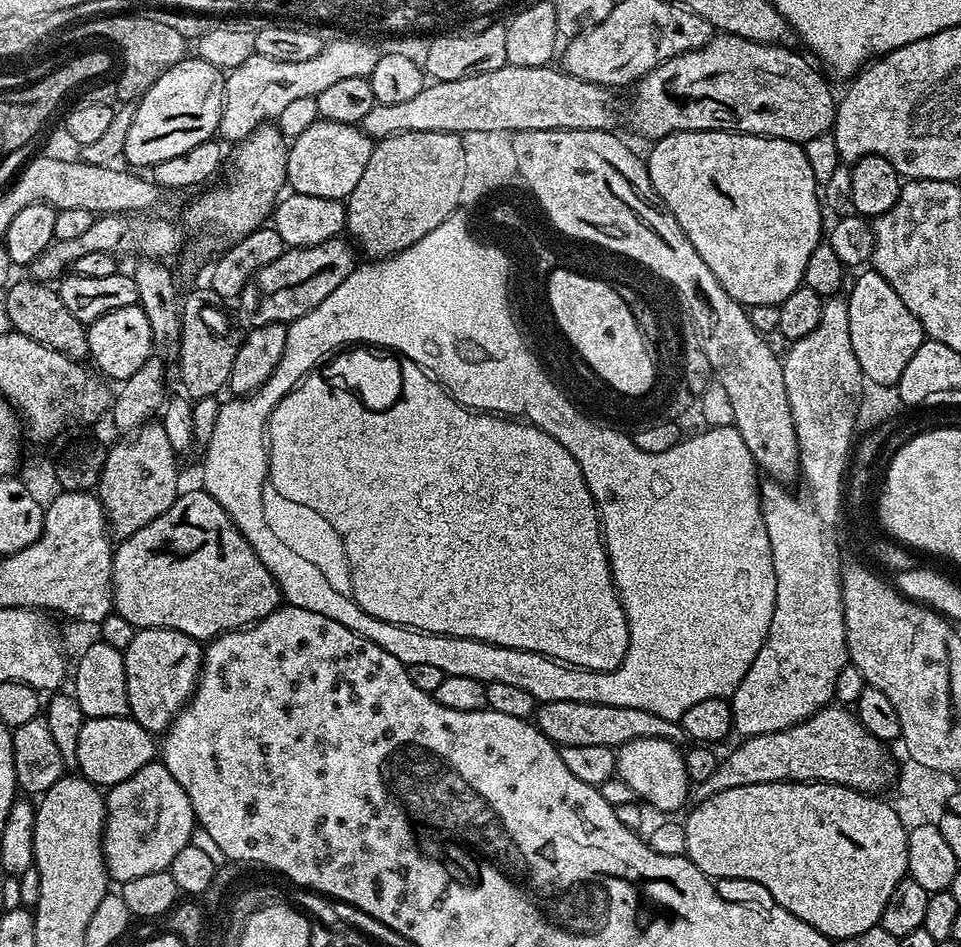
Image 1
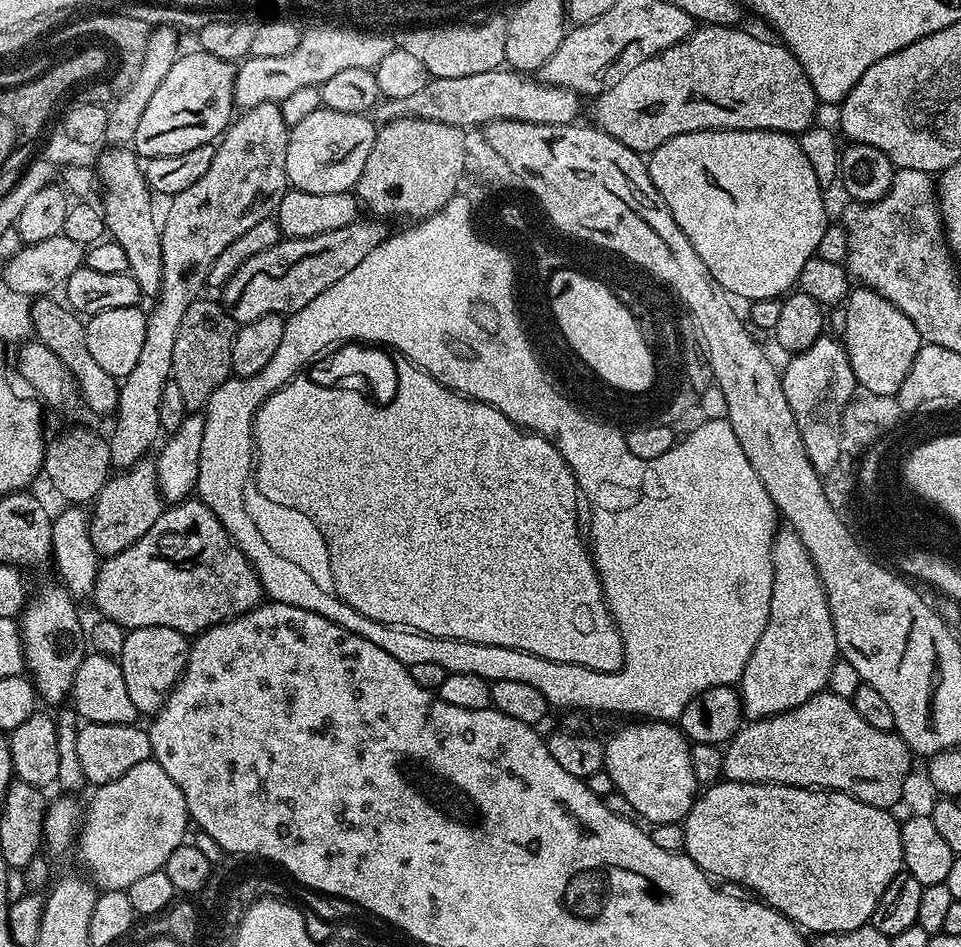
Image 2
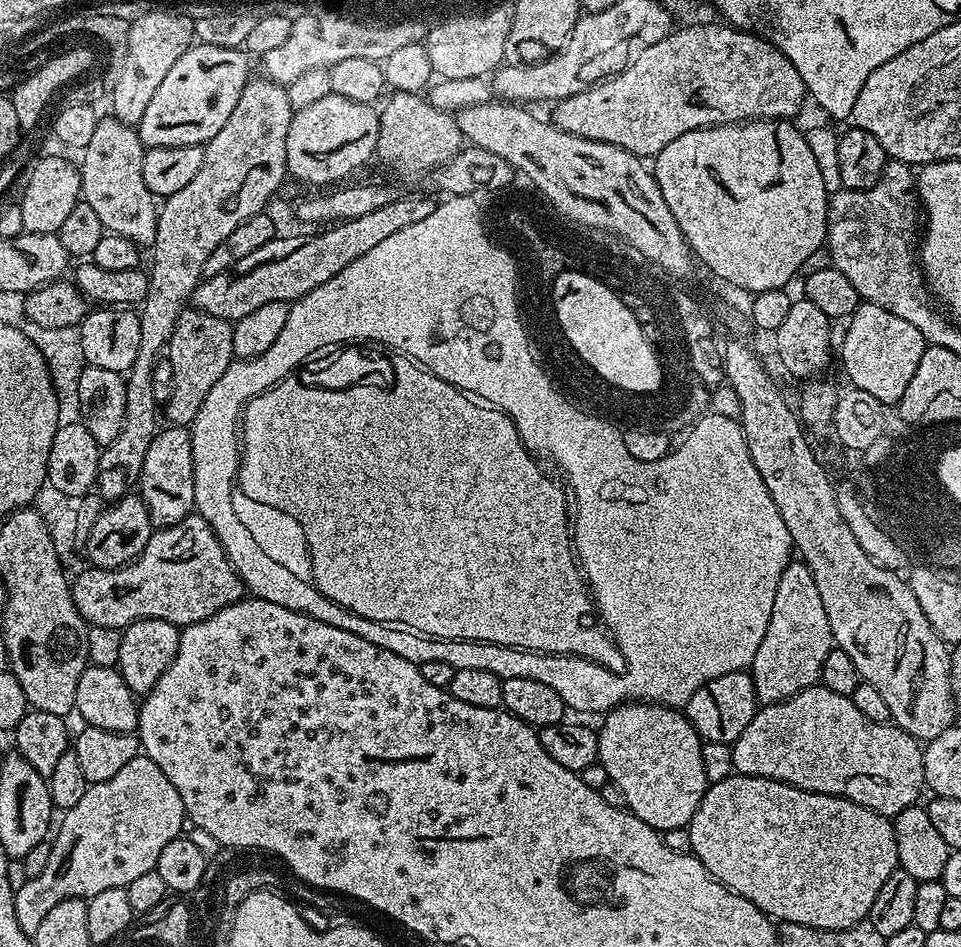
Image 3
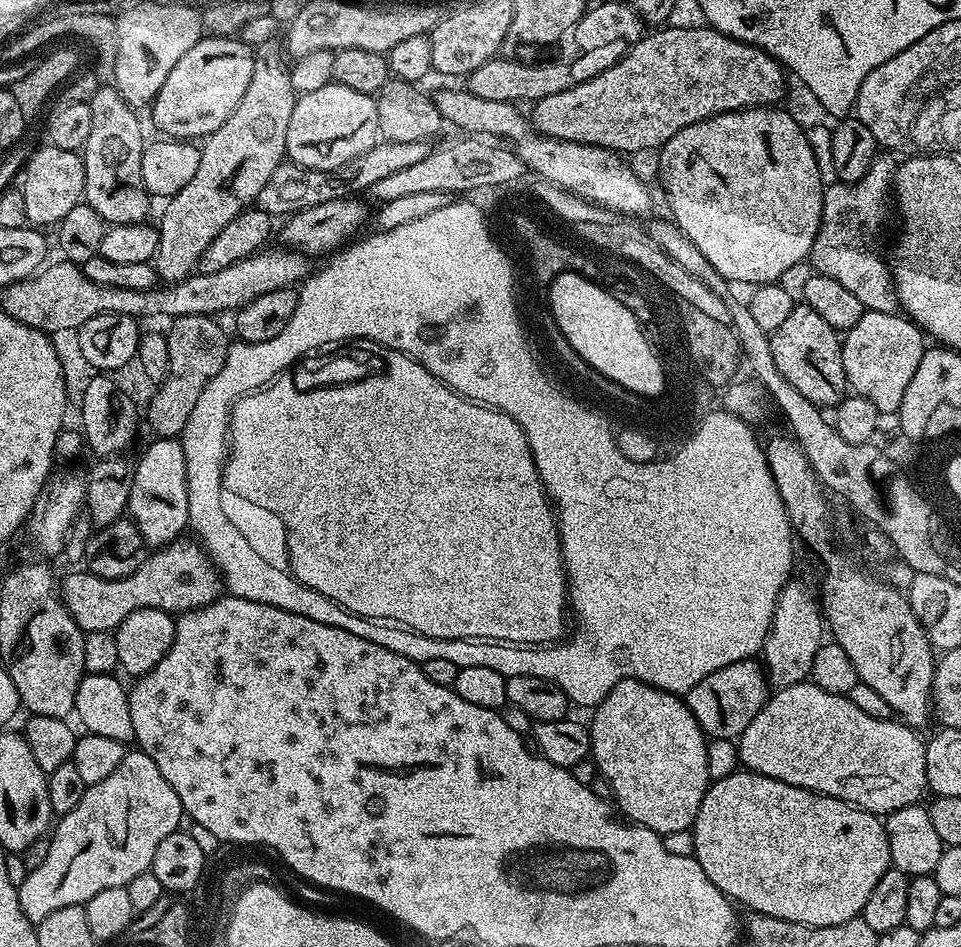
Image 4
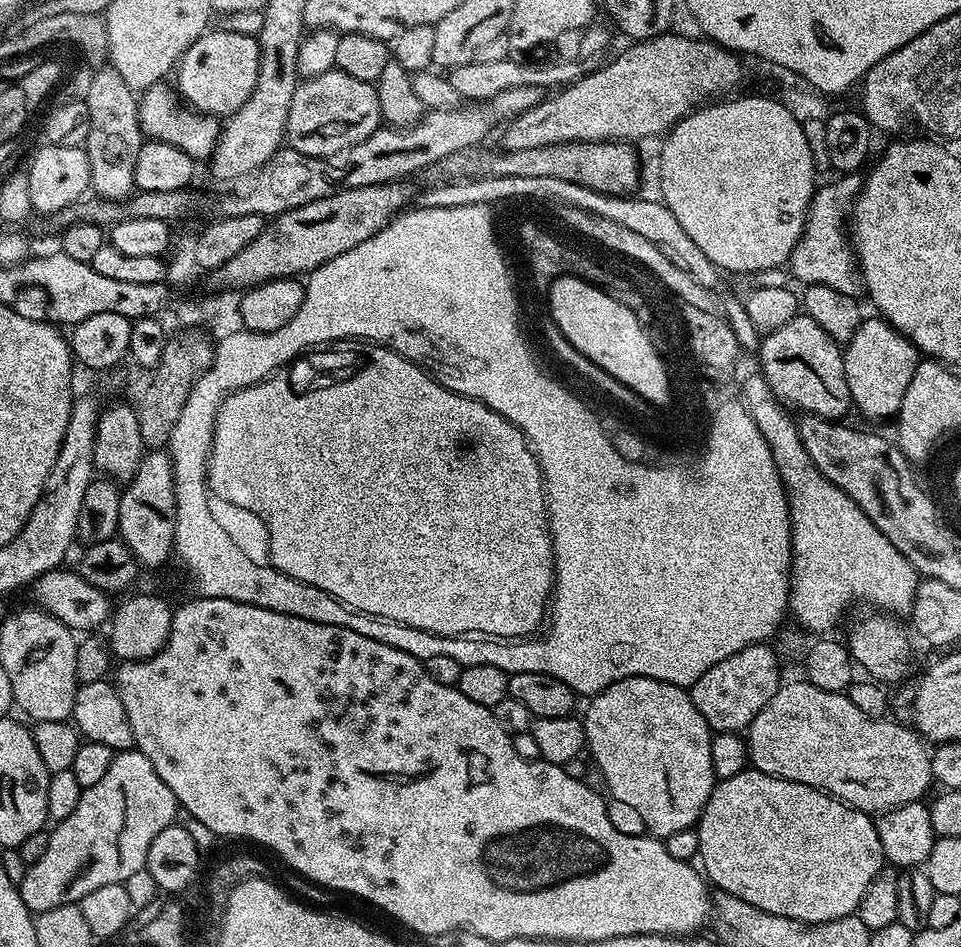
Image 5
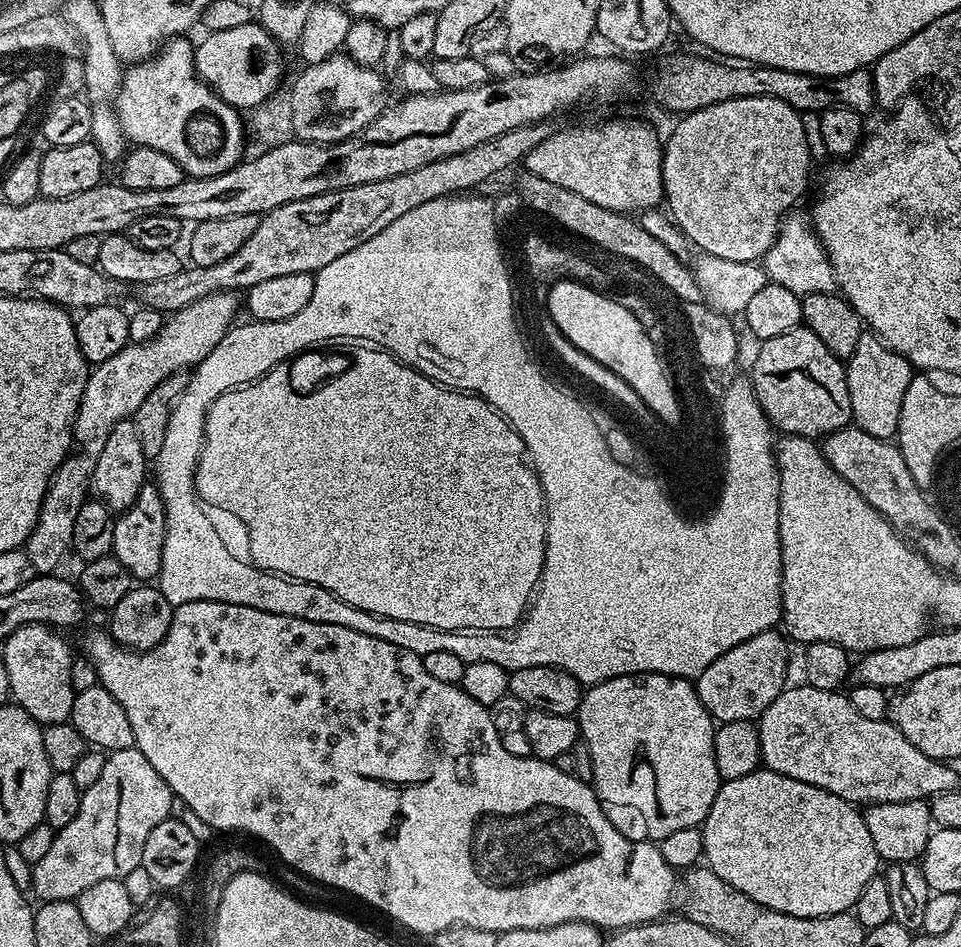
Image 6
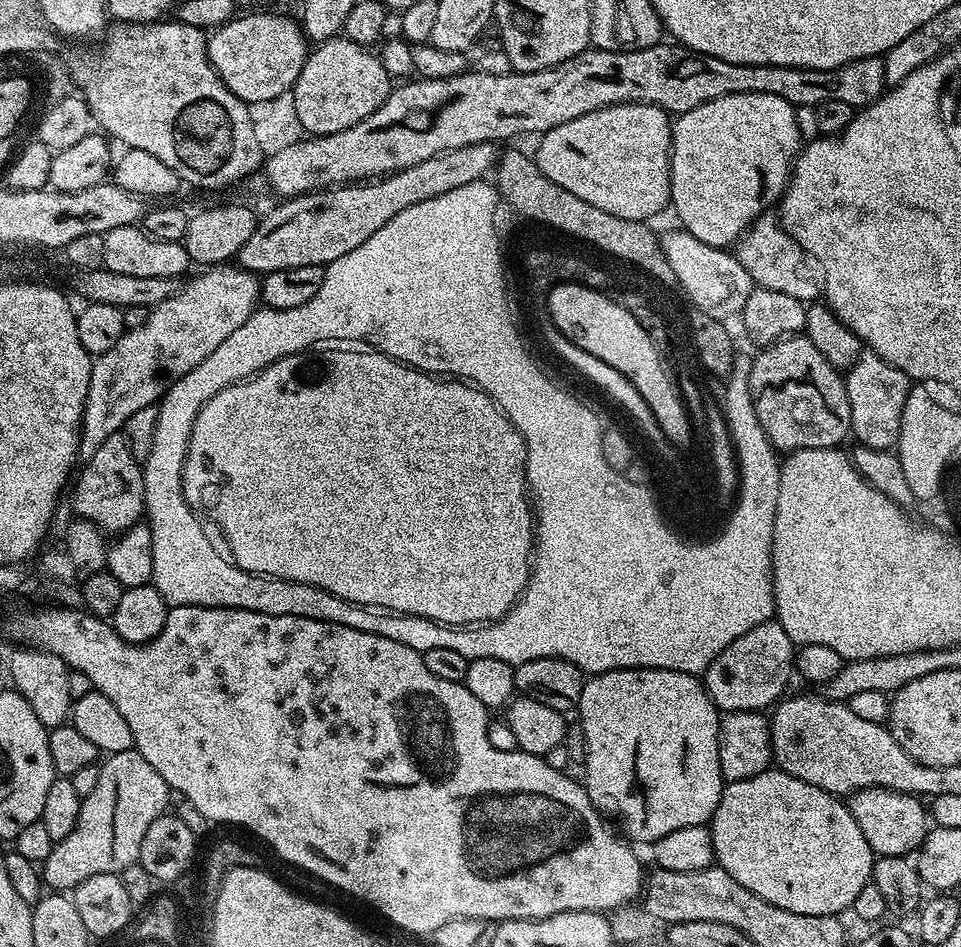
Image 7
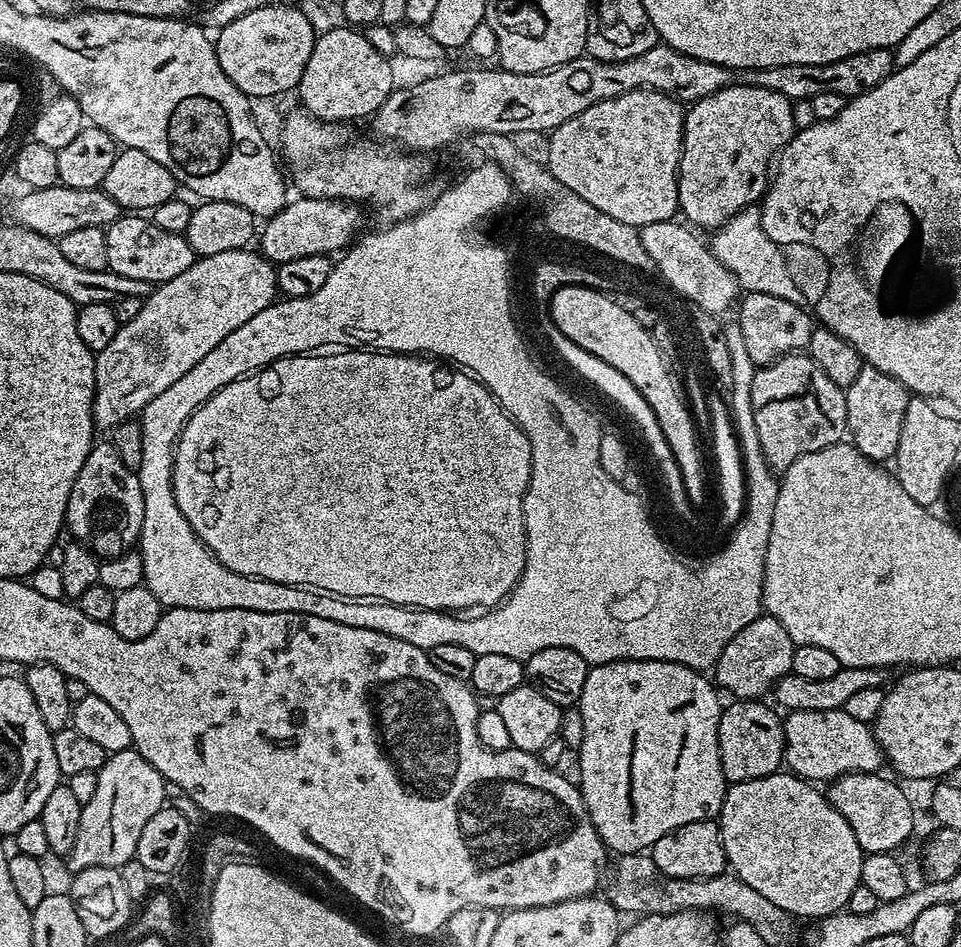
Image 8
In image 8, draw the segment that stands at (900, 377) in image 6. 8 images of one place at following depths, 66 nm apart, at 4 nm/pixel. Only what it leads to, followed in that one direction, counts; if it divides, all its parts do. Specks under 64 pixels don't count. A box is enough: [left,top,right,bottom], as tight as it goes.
[844,366,910,462]

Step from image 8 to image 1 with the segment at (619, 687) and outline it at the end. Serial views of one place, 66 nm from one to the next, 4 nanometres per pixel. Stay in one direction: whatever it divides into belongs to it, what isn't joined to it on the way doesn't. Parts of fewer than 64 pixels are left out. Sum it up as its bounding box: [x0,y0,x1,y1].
[615,738,690,814]

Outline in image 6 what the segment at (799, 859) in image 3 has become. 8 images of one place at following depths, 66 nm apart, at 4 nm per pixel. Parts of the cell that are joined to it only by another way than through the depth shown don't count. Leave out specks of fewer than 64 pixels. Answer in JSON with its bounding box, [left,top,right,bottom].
[702,770,882,918]

